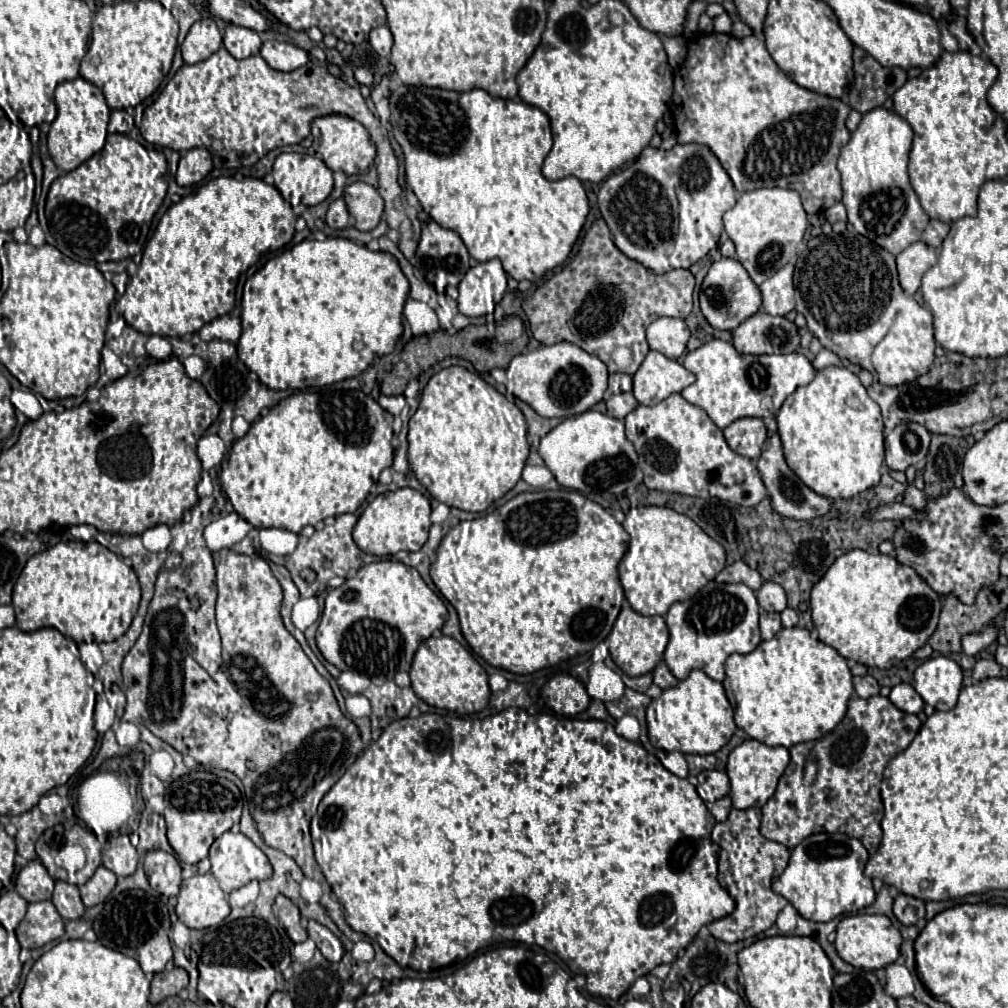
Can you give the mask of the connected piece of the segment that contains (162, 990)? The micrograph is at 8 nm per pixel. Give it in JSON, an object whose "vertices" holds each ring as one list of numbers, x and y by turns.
{"vertices":[[174,968,174,970,164,970,158,972,150,984,150,1002,158,1004,162,1000,166,1000,168,996,178,994,182,988,188,986,188,974,182,968]]}

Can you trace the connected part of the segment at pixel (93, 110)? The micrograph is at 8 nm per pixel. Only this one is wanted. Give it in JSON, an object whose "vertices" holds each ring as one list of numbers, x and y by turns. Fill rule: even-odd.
{"vertices":[[84,78,62,82,54,92,54,100,58,106,58,116,48,132,48,152,60,170,70,172,104,148,110,108,102,90]]}

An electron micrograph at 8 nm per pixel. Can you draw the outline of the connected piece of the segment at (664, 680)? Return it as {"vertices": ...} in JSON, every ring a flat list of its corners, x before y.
{"vertices":[[658,662,658,666,654,668,652,676,654,676,654,684,660,686,660,688,670,688,670,686,674,686,674,684,678,682,678,680,672,676,672,672,668,670,668,666,666,666,664,662]]}

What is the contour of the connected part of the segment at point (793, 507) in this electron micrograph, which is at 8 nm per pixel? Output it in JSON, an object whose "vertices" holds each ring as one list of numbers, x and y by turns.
{"vertices":[[774,434,770,438,770,448,762,452,760,460,758,460,758,472,760,472,760,478,768,490,768,496,770,496,770,502,772,502,772,508,784,516,784,518,792,518,792,520,812,520,812,518,818,518,818,516,824,516,830,512,832,508,832,500,816,494,814,490,810,490,786,464,784,456,782,456,782,446,780,446,780,438,778,434]]}

